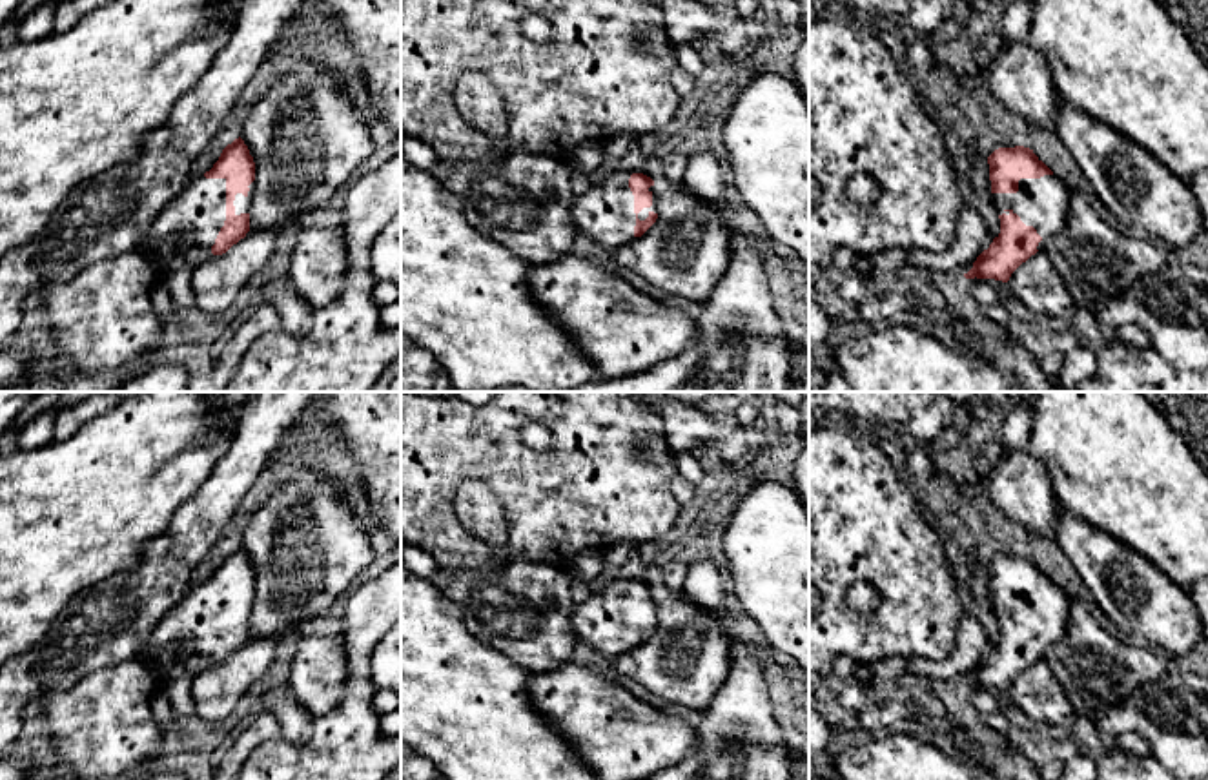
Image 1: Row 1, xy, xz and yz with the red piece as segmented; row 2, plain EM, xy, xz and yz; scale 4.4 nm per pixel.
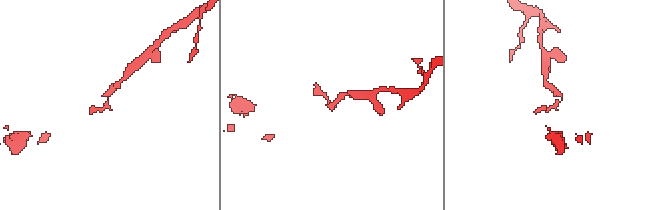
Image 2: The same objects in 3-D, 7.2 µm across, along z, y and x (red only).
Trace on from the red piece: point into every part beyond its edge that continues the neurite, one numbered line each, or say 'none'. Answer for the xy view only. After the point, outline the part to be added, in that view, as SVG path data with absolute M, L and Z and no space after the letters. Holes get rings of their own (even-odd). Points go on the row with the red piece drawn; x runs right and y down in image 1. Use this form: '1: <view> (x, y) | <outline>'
1: xy (195, 215) | M226 179L188 180L184 190L160 211L140 250L168 273L188 246L211 250L226 221Z

